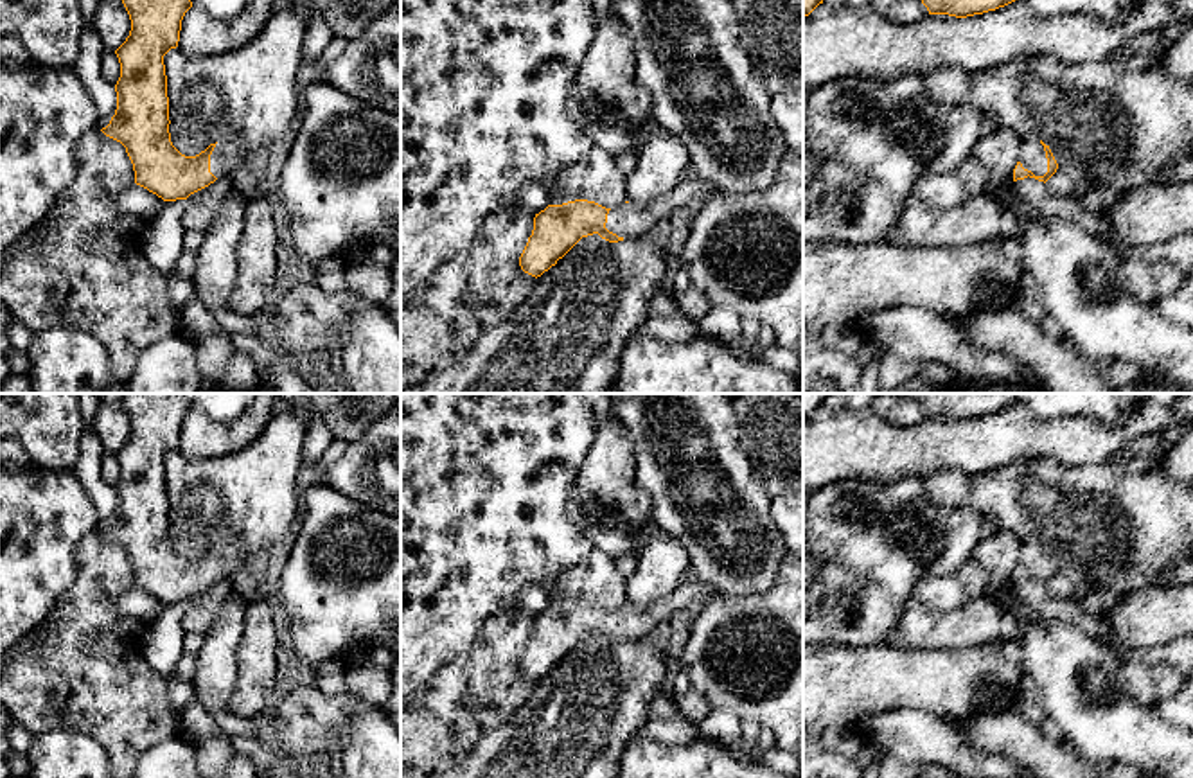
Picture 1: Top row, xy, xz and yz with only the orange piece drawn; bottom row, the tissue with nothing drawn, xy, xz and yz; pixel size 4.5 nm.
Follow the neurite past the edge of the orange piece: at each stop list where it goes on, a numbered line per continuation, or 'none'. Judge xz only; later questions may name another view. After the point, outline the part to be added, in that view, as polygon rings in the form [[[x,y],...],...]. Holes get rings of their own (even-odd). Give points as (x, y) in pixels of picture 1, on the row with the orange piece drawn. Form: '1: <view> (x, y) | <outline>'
1: xz (627, 221) | [[[686,174],[668,194],[645,205],[634,207],[623,203],[611,208],[605,228],[618,237],[636,239],[647,235],[661,219],[668,217],[676,208],[695,199],[706,199],[713,192],[711,185],[694,174]]]

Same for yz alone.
1: yz (1033, 159) | [[[1037,135],[1022,138],[1019,162],[1035,176],[1044,176],[1047,172],[1046,151]]]

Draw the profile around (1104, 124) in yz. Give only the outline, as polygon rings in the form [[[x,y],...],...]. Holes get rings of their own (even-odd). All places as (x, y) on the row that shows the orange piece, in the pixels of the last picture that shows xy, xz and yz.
[[[1051,56],[1017,57],[985,72],[943,66],[922,79],[936,102],[967,104],[992,113],[997,126],[1021,138],[1037,135],[1053,153],[1058,169],[1083,187],[1110,183],[1130,192],[1161,183],[1170,164],[1193,156],[1193,81],[1171,75],[1162,65],[1127,70],[1109,57],[1067,63]]]

